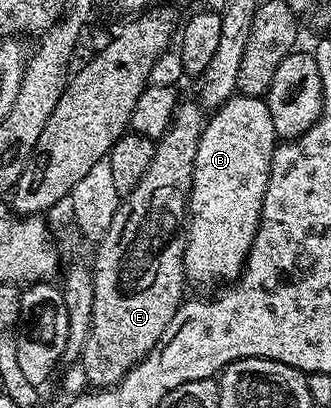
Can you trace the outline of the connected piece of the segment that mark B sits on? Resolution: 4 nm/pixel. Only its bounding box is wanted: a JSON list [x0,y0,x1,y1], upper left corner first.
[184,93,278,288]

